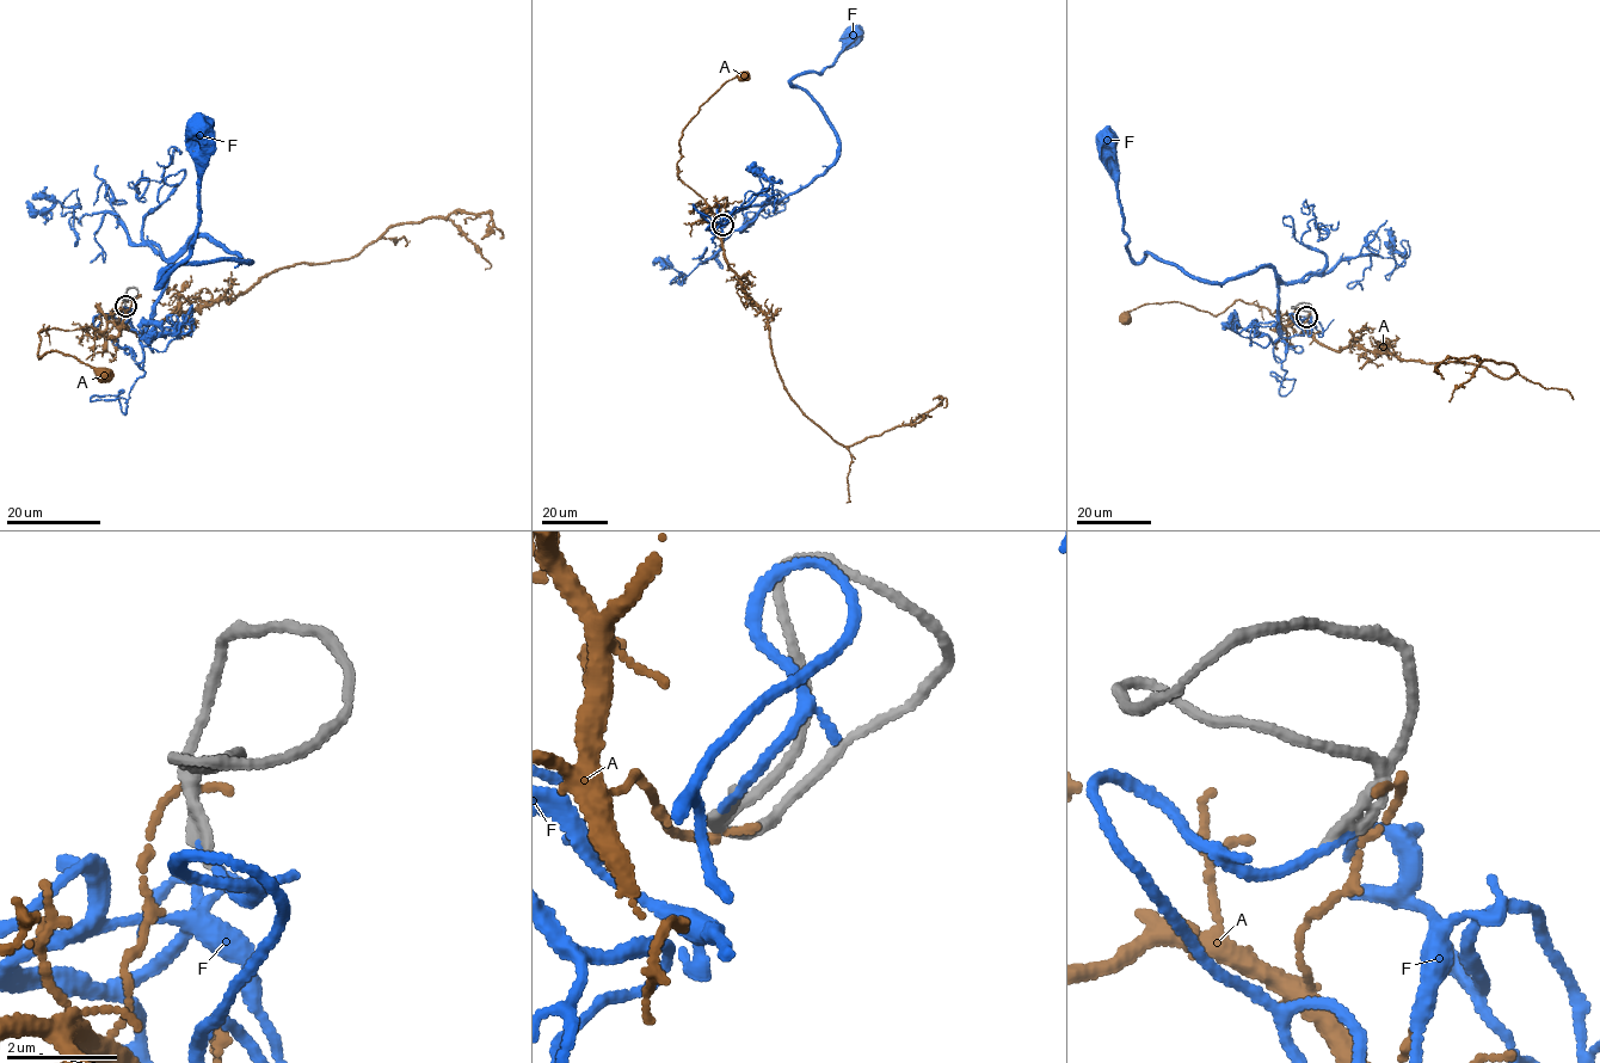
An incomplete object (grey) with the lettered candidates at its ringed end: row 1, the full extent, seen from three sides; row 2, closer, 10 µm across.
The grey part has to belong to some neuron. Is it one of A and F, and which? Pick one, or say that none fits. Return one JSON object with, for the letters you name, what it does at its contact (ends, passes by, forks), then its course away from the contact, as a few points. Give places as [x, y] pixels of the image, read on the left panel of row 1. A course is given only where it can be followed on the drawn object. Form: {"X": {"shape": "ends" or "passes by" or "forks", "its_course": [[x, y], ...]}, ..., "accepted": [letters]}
{"F": {"shape": "ends", "its_course": [[125, 306], [140, 336], [195, 238], [248, 260], [172, 265], [158, 286], [197, 225], [202, 118]]}, "accepted": ["F"]}

